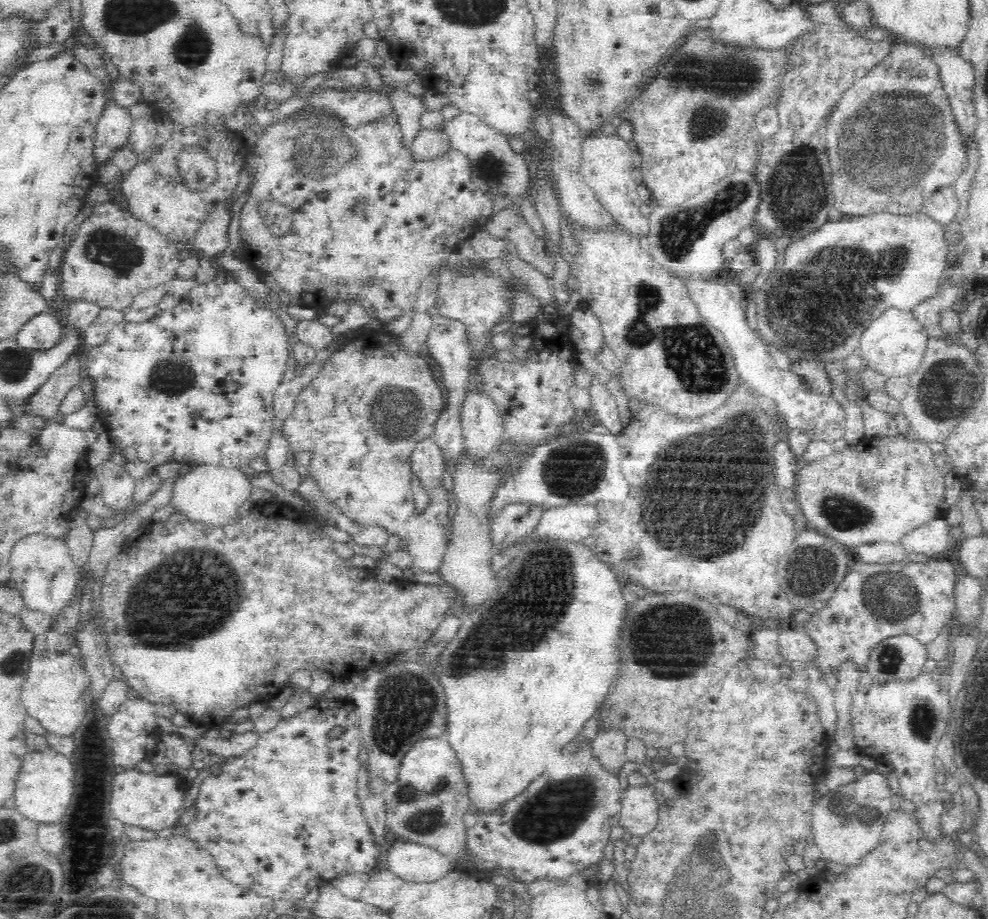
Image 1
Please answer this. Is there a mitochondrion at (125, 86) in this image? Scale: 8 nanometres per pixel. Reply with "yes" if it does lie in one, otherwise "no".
no

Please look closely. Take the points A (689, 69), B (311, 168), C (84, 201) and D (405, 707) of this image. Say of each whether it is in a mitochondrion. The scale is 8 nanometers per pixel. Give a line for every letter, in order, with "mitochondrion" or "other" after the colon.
A: mitochondrion
B: mitochondrion
C: other
D: mitochondrion

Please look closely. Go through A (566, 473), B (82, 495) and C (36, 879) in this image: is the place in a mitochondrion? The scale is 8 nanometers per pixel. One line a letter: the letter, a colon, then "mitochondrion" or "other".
A: mitochondrion
B: other
C: mitochondrion

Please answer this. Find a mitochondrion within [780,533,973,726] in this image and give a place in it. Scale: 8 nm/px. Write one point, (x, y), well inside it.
(880, 597)

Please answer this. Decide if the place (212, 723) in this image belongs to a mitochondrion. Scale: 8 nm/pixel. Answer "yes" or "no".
no

